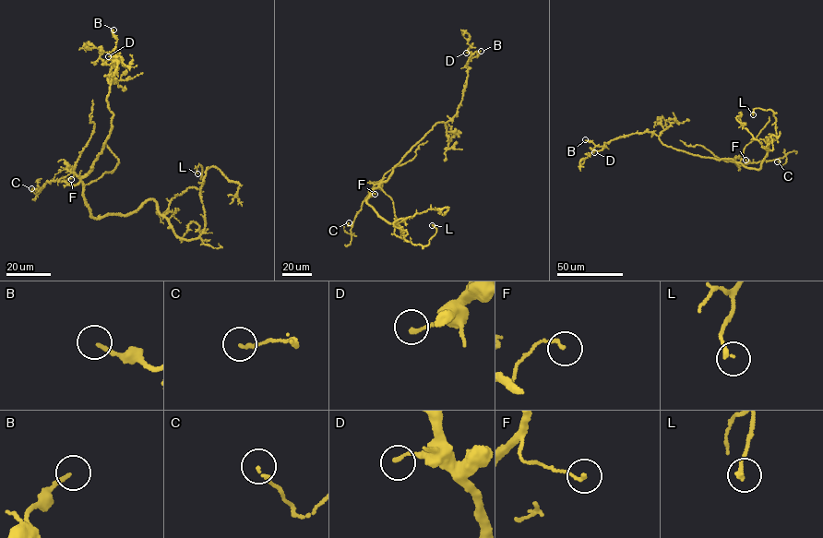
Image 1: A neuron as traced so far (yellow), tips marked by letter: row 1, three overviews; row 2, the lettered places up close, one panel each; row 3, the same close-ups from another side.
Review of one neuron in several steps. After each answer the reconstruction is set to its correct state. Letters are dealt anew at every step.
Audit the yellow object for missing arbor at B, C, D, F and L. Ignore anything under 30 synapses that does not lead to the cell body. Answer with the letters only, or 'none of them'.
none of them

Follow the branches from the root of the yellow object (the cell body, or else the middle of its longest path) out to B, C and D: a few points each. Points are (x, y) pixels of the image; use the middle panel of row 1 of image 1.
B: (378, 185), (387, 180), (393, 168), (433, 125), (454, 116), (465, 88), (468, 62), (481, 51)
C: (378, 185), (374, 185), (351, 226), (348, 225), (349, 222)
D: (378, 185), (387, 180), (393, 168), (433, 125), (445, 123), (456, 113), (465, 88), (471, 56), (466, 53)

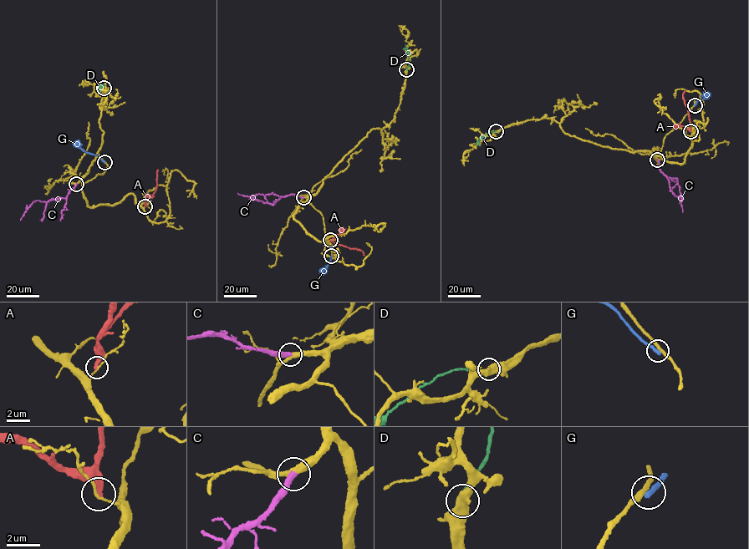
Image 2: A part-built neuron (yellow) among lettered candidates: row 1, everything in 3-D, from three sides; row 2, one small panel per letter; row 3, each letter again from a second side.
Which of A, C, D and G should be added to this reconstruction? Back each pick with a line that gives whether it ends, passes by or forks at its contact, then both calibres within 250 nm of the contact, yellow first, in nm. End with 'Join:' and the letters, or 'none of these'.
C: it ends there; 360 nm thick on the yellow side, 400 nm on the other
Join: C

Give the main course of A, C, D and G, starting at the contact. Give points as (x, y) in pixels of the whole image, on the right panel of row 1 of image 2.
A: (690, 131), (683, 96), (685, 90)
C: (657, 159), (662, 173), (677, 180), (671, 190), (679, 198), (682, 212)
D: (496, 131), (481, 138), (478, 141), (480, 145)
G: (695, 105), (697, 100), (707, 98), (707, 93)

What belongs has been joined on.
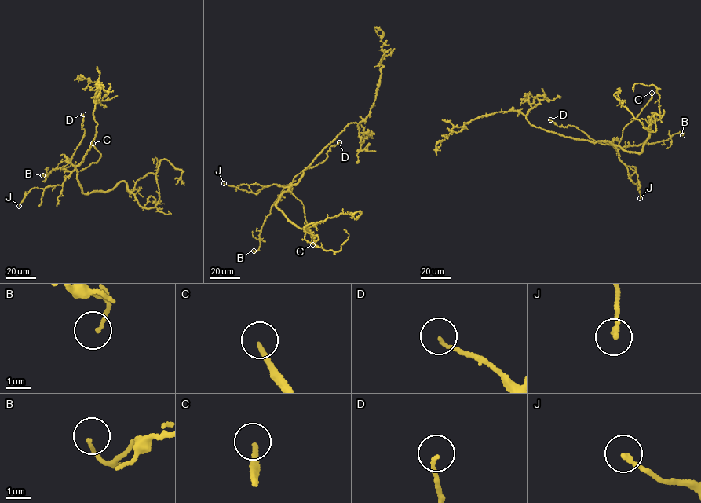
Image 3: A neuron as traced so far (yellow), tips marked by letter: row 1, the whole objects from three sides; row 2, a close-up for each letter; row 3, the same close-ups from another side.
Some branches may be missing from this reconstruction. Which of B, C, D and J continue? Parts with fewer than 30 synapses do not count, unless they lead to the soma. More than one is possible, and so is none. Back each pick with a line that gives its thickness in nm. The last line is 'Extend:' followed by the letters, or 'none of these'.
C: 170 nm
Extend: C

